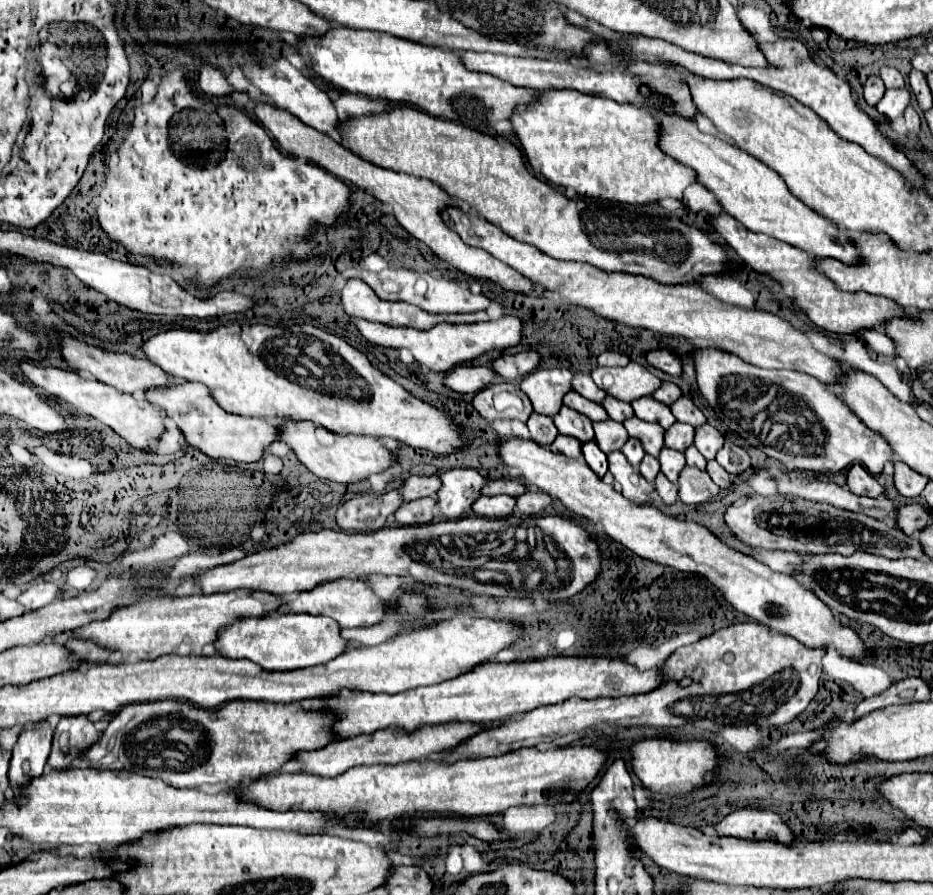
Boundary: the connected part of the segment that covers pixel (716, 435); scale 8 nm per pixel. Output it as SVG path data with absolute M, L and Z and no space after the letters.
M705 424L703 428L697 428L695 446L707 460L715 460L715 454L719 452L719 448L723 448L723 444L725 444L725 438L713 426Z

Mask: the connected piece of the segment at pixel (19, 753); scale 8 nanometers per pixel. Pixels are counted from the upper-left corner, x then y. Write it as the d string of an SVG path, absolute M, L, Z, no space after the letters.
M43 720L43 724L25 728L19 734L19 740L13 748L11 766L9 766L9 778L15 796L21 784L43 774L47 756L51 752L51 740L53 740L53 728L47 720Z

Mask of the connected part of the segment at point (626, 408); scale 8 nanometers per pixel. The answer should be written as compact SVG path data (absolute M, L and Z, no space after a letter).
M607 396L607 400L603 400L603 408L607 410L609 418L615 420L615 422L623 422L623 420L629 420L631 416L635 416L631 404L621 402L621 400L615 400L611 396Z

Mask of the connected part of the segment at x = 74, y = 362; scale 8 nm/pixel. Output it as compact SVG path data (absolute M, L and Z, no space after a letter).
M65 334L59 338L59 344L61 344L61 356L63 360L77 372L83 372L83 374L89 374L93 376L95 380L99 382L105 382L121 392L129 392L134 396L139 396L144 399L145 390L151 388L151 386L165 386L169 376L155 364L151 364L149 360L145 358L135 358L131 354L119 354L119 352L109 352L105 348L99 348L99 346L93 346L93 344L87 344L85 340L81 338L75 338L71 334Z

